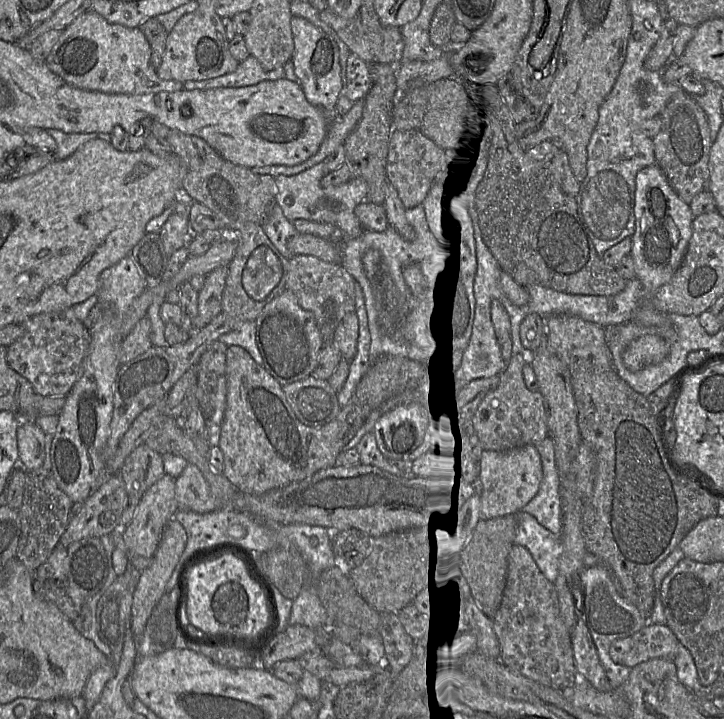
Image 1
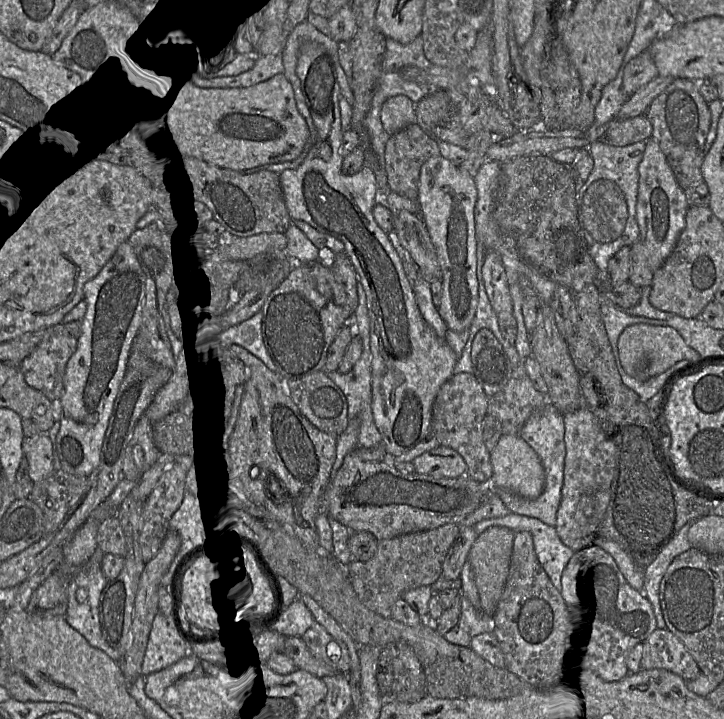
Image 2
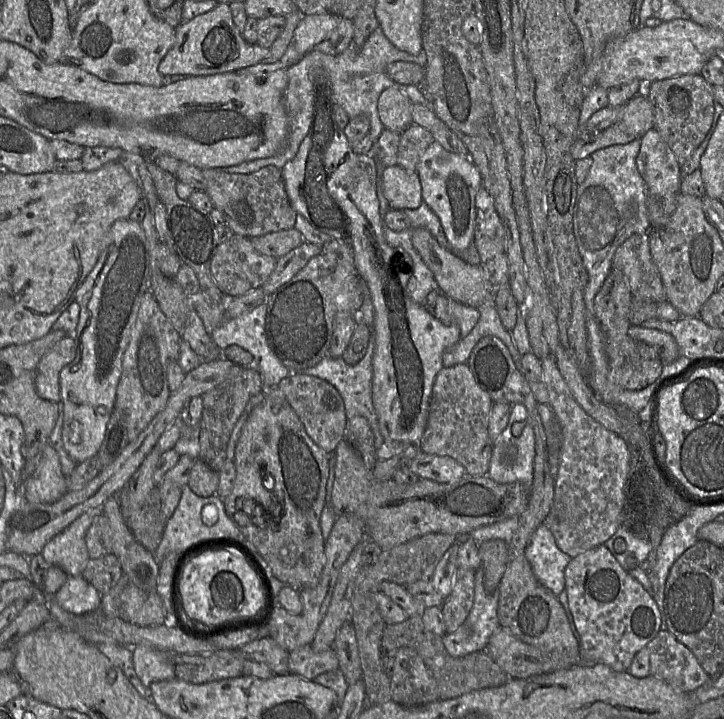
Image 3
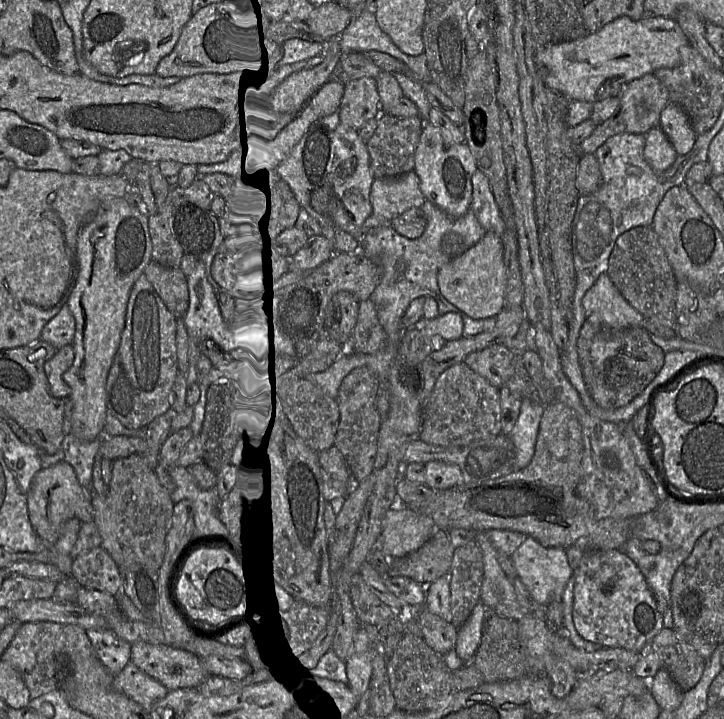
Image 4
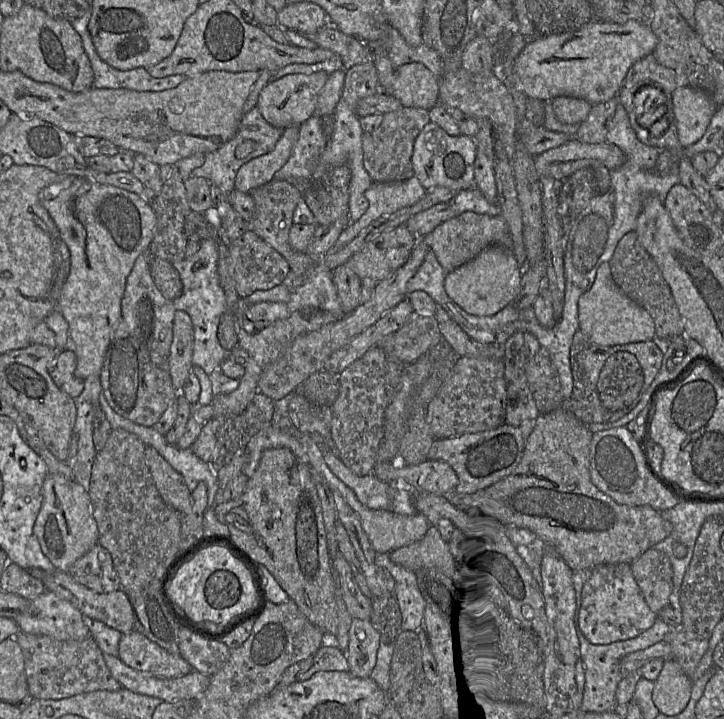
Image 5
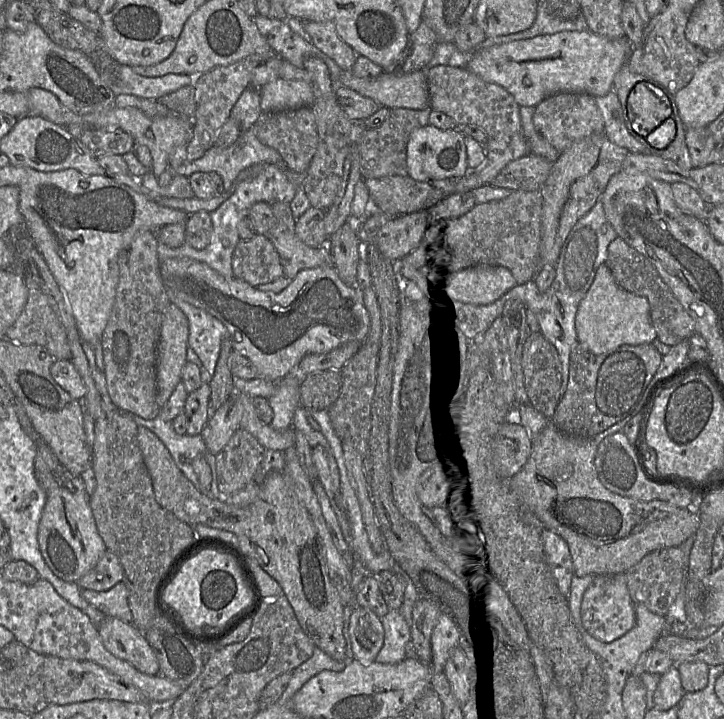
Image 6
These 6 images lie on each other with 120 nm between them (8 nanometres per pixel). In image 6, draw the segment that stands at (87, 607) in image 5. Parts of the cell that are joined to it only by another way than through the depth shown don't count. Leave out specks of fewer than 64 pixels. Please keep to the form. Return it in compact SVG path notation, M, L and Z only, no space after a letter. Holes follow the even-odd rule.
M119 582L106 591L82 589L84 599L105 616L119 618L126 623L133 623L133 615L128 604L128 589L124 582Z

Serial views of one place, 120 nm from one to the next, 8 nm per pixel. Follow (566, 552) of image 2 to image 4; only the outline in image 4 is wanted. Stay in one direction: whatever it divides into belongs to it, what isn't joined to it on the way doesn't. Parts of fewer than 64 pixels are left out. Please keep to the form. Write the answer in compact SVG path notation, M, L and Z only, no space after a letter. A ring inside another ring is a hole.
M527 537L510 558L516 576L525 585L535 604L546 606L548 603L562 600L566 584L573 575L564 548L544 547L534 538Z

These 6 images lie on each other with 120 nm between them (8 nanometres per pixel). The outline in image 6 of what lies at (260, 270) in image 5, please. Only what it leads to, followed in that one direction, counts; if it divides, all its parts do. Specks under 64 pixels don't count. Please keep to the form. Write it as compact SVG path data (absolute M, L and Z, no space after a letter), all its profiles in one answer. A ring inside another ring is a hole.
M262 234L240 240L232 256L233 276L251 286L275 281L283 274L280 256L271 241Z

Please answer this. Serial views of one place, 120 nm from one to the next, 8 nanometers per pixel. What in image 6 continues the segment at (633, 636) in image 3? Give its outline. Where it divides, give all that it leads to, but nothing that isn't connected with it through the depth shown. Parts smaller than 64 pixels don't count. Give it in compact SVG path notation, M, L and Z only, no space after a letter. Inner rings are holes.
M625 573L597 575L584 592L581 605L581 621L584 629L601 642L612 642L635 625L634 603L631 600Z

